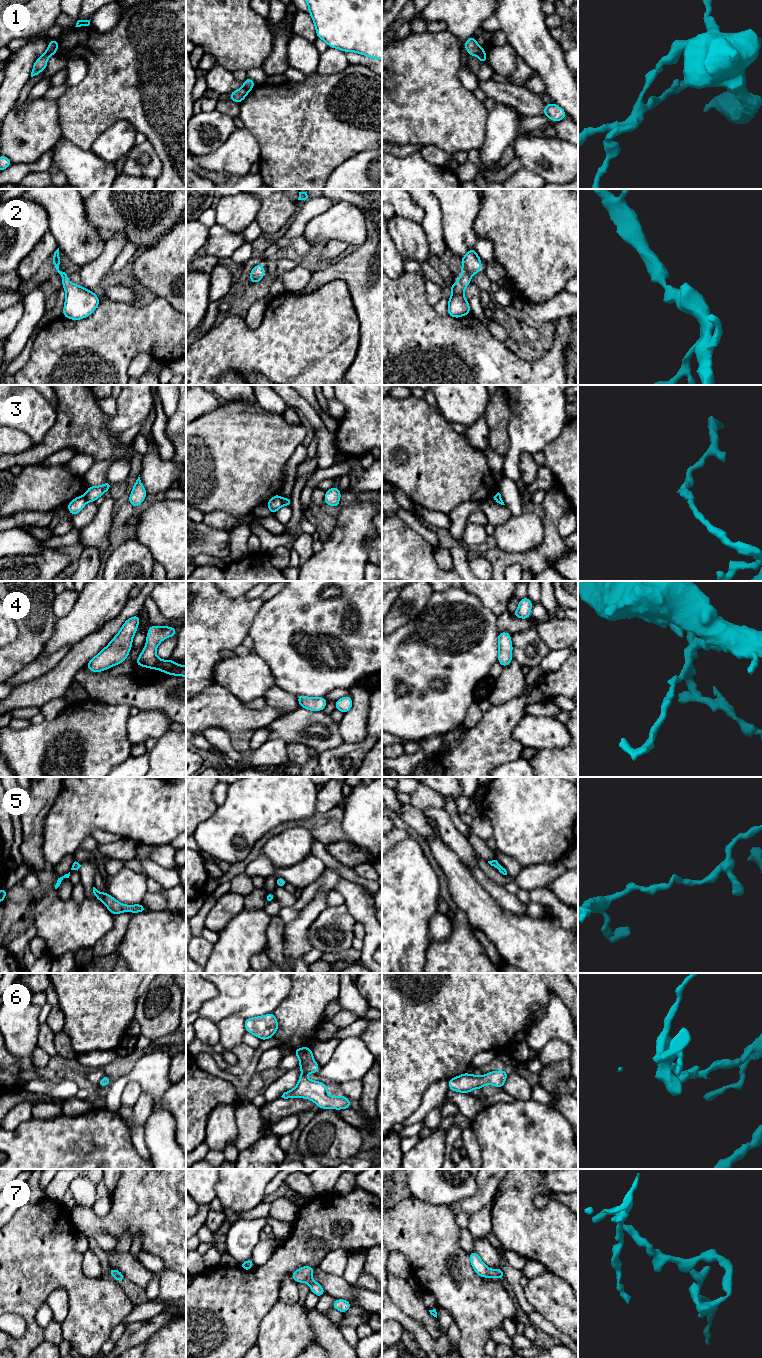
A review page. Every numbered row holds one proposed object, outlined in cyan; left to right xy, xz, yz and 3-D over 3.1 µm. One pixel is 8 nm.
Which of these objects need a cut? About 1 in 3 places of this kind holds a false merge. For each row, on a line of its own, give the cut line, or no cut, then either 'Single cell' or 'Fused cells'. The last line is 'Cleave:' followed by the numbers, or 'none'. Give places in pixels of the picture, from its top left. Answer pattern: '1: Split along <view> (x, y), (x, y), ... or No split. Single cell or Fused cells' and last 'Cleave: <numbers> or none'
1: Split along yz (480, 48), (476, 54). Fused cells
2: No split. Single cell
3: Split along xz (281, 499), (284, 504). Fused cells
4: No split. Single cell
5: No split. Single cell
6: No split. Single cell
7: No split. Single cell
Cleave: 1, 3

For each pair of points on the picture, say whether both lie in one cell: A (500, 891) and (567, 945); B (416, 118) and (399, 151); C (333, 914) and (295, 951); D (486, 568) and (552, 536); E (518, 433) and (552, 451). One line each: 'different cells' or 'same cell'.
A: different cells
B: different cells
C: different cells
D: different cells
E: different cells

